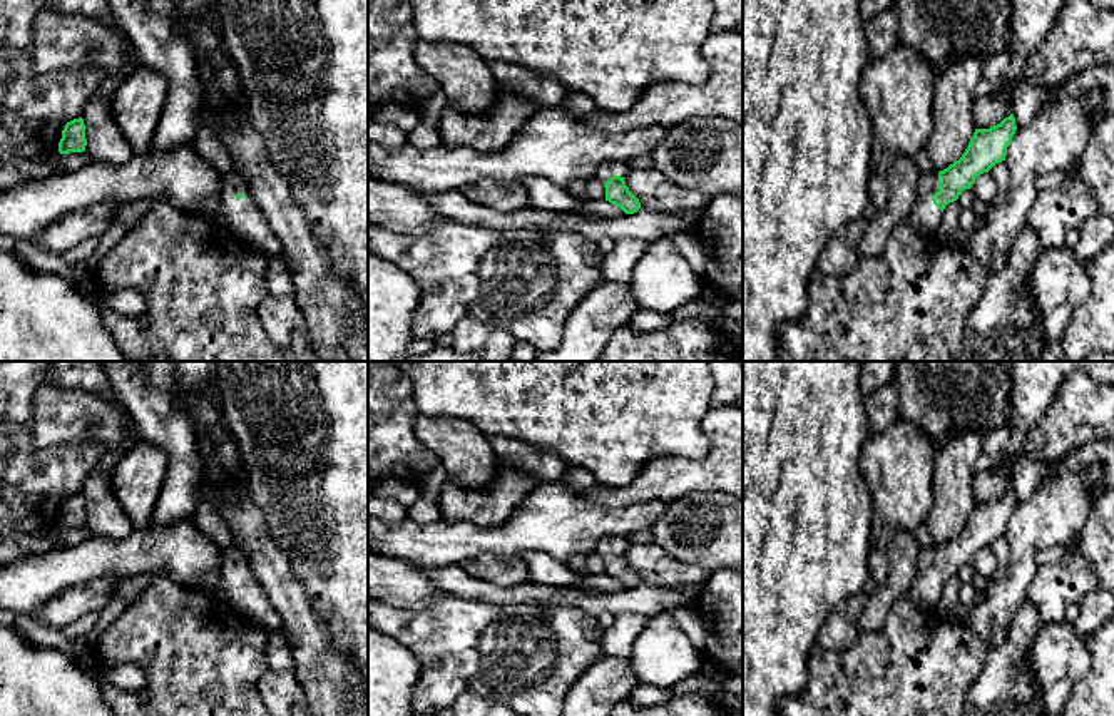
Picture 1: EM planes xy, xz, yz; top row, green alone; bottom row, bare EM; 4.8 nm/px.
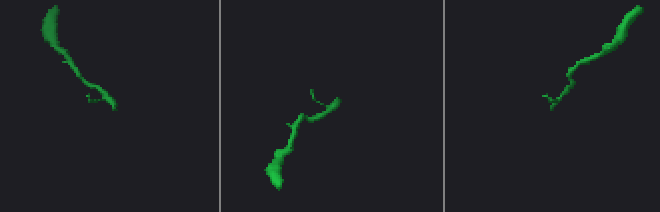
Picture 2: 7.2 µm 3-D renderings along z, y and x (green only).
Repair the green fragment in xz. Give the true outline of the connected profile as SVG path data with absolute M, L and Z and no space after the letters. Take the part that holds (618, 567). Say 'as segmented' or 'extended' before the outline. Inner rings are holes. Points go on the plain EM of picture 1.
extended | M604 537L595 552L604 557L606 575L621 582L626 589L634 589L641 584L641 577L626 560L624 554L629 547L627 537Z

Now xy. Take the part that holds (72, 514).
as segmented | M74 494L65 499L59 517L60 529L84 527L87 520L84 494Z

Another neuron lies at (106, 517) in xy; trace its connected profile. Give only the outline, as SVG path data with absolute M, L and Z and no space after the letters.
M94 470L84 480L82 494L87 514L84 527L94 537L124 539L135 530L114 495L110 472Z

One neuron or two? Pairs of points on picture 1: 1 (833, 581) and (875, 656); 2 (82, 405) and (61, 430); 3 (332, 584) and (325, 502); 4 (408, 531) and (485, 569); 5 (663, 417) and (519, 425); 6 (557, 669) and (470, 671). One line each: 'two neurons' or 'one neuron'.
1: two neurons
2: one neuron
3: one neuron
4: two neurons
5: one neuron
6: one neuron

